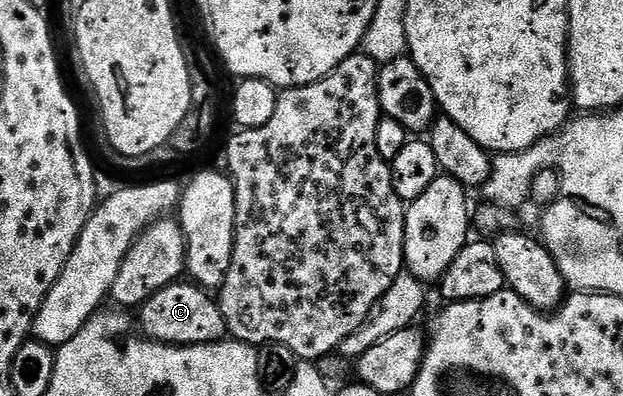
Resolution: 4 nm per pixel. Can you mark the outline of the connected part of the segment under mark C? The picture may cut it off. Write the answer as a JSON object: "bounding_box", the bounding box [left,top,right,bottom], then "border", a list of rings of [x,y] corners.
{"bounding_box":[138,280,228,346],"border":[[[188,280],[171,282],[153,296],[145,300],[144,305],[138,310],[138,330],[145,338],[154,342],[165,342],[168,346],[206,346],[221,341],[220,337],[228,334],[228,325],[220,311],[219,301],[209,291],[193,284]]]}

